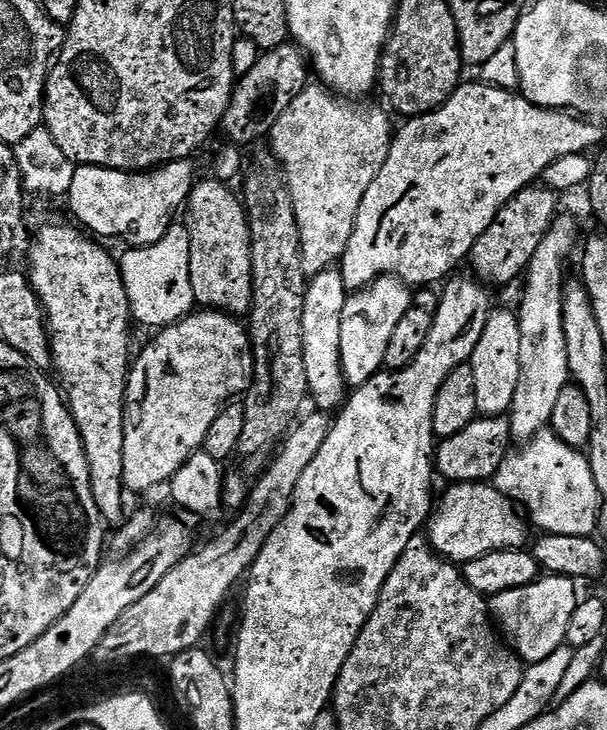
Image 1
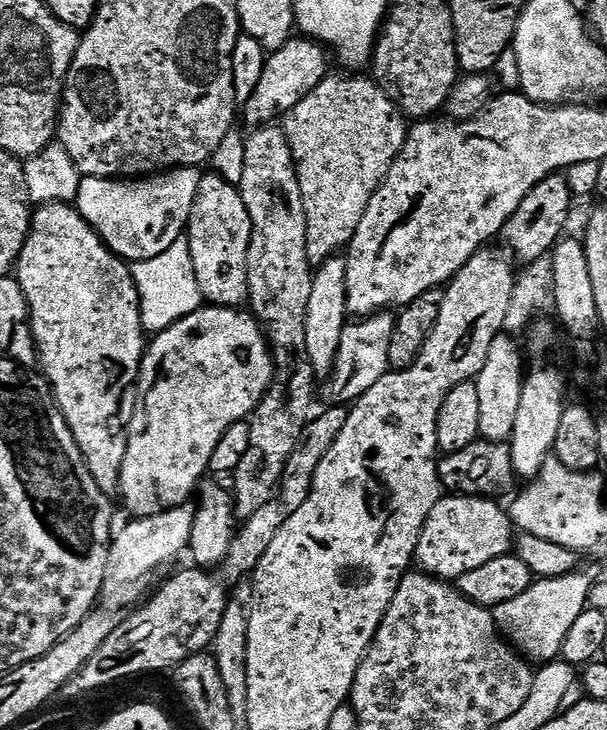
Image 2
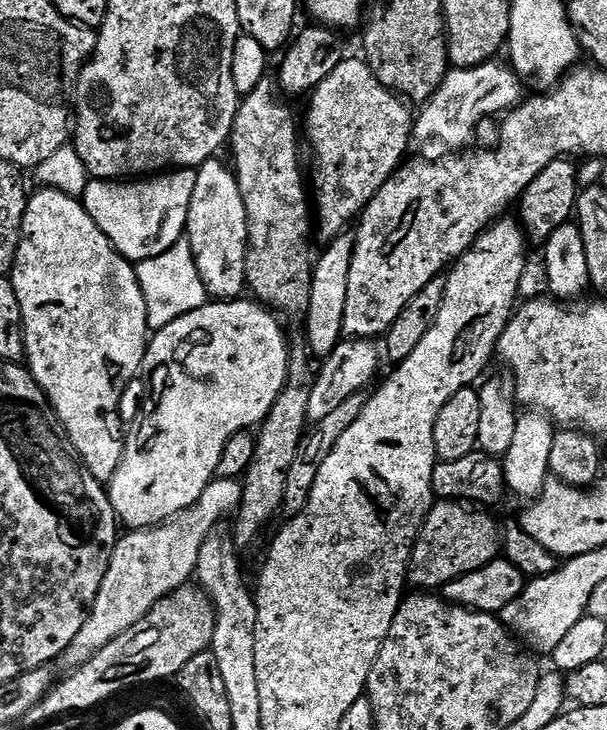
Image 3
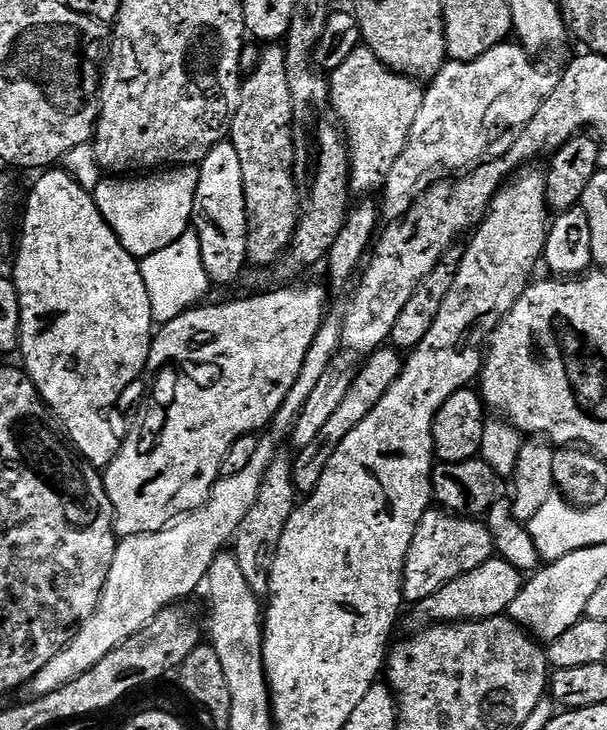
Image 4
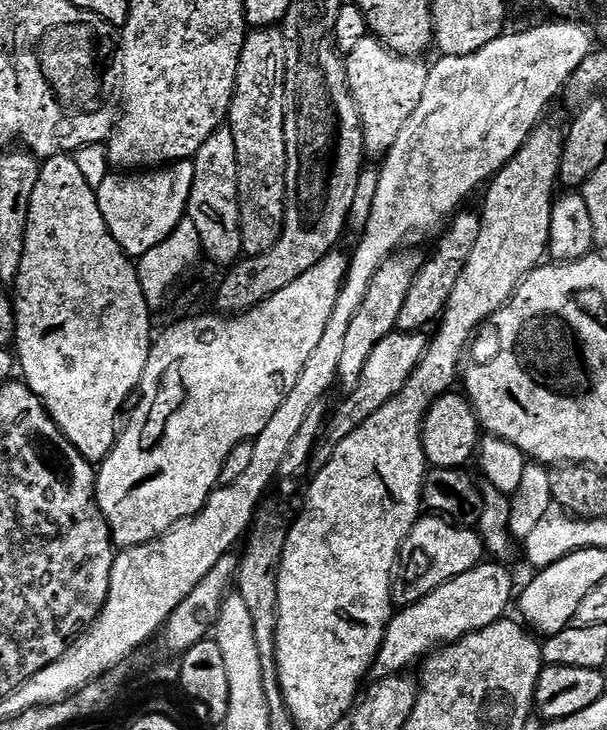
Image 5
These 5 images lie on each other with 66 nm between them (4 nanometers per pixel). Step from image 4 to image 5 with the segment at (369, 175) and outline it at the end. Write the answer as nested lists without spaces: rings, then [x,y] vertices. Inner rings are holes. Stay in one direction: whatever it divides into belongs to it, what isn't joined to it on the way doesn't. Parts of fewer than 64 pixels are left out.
[[[372,34],[364,36],[362,42],[358,42],[358,46],[354,46],[354,50],[347,53],[348,89],[352,92],[357,107],[360,108],[361,121],[376,120],[376,128],[372,124],[363,125],[362,143],[365,153],[372,154],[376,148],[377,157],[383,158],[388,155],[394,142],[398,142],[398,134],[402,134],[402,126],[406,126],[410,114],[414,114],[414,110],[418,110],[418,102],[422,102],[422,94],[426,91],[429,65],[423,64],[424,62],[420,58],[400,56],[396,52],[391,52],[381,40],[376,39]]]

